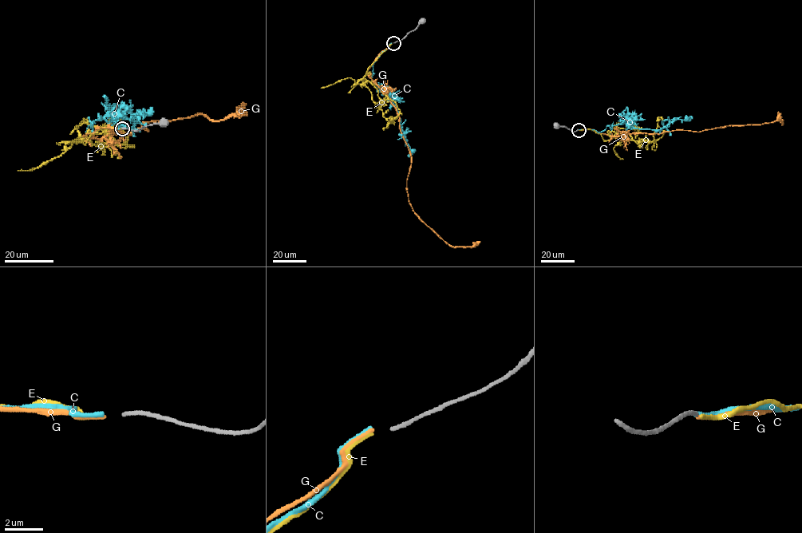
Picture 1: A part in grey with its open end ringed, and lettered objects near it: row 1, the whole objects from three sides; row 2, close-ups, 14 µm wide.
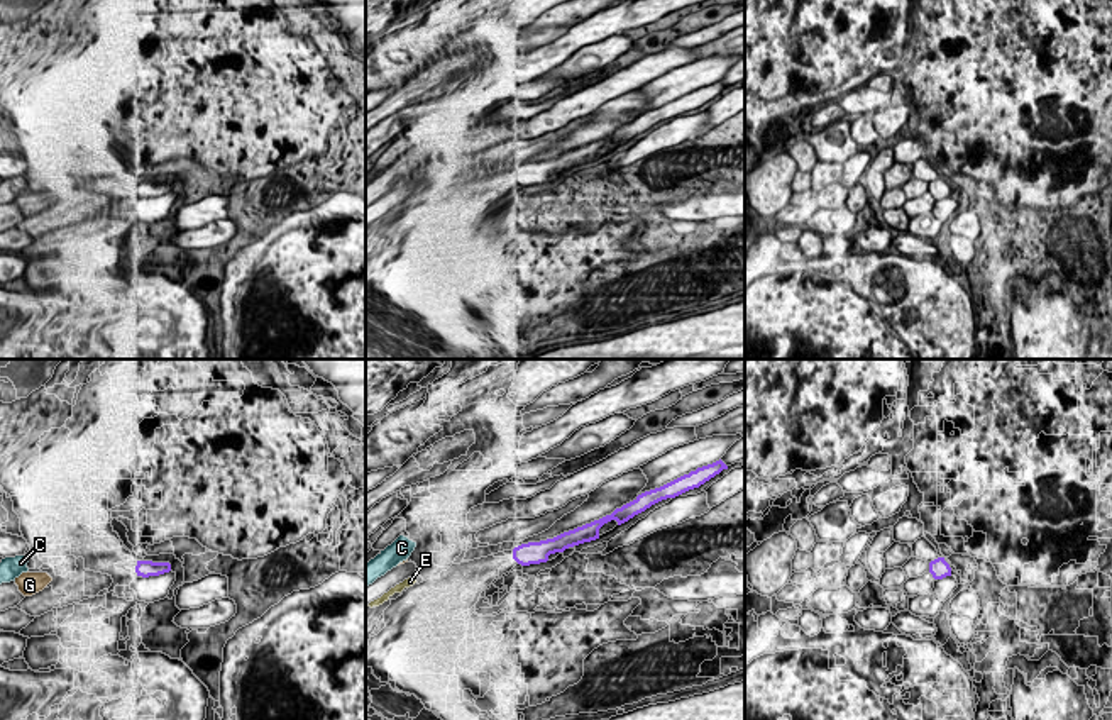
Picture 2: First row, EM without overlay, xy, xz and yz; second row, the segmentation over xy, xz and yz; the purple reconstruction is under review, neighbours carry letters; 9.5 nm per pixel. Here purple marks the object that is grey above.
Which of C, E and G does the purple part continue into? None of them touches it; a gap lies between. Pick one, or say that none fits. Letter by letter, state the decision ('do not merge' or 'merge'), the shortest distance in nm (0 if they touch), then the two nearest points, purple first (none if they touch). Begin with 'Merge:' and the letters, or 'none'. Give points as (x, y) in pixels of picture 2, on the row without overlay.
Merge: E
C: do not merge | 950 nm | xz (513, 170), (415, 166)
E: merge | 950 nm | xz (513, 178), (415, 197)
G: do not merge | 800 nm | xy (136, 192), (51, 199)

